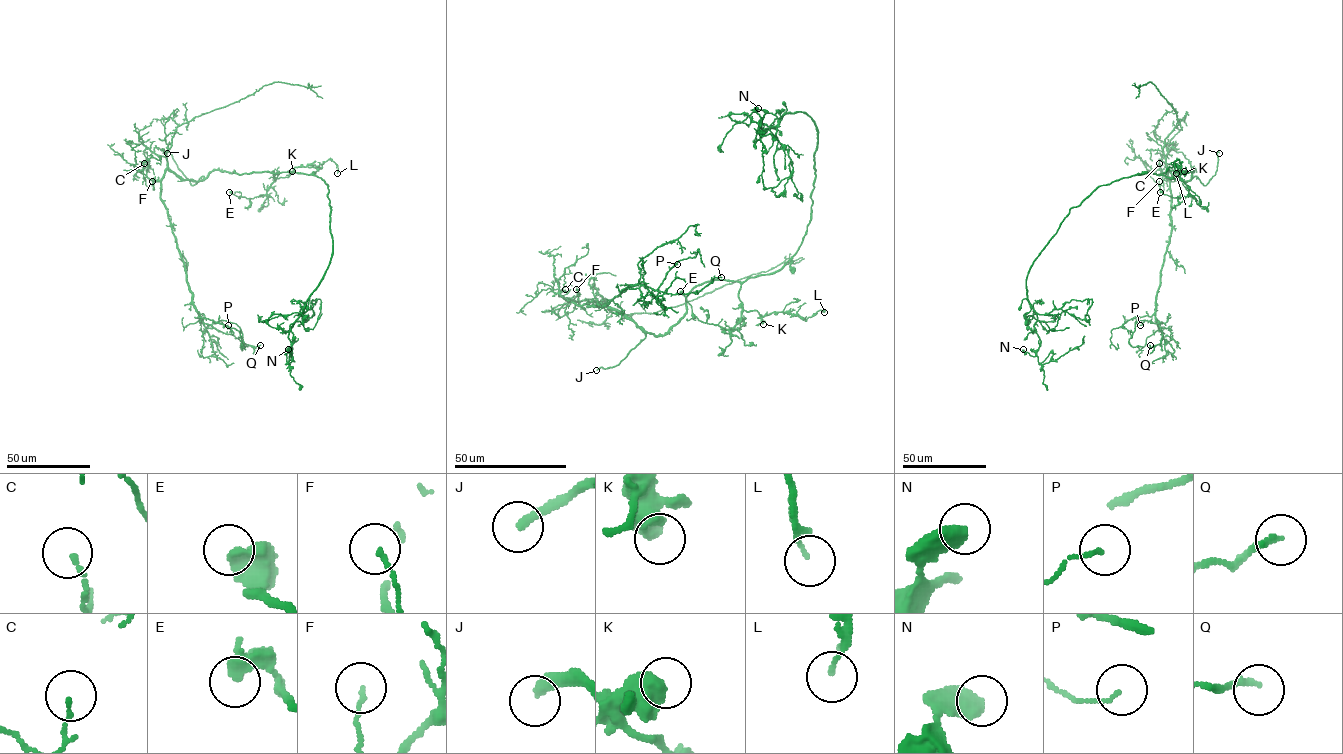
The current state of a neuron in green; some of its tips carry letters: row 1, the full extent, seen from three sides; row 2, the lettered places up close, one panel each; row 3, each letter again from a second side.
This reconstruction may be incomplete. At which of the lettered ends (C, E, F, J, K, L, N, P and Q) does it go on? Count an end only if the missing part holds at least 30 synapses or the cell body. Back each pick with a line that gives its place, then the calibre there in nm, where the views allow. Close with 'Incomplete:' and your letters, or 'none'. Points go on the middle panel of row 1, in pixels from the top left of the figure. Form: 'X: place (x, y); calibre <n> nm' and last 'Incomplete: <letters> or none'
J: place (596, 370); calibre 300 nm
Incomplete: J

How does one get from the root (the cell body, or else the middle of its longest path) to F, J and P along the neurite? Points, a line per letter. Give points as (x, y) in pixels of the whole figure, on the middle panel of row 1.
F: (720, 280), (697, 285), (686, 297), (686, 313), (657, 335), (604, 304), (589, 301), (581, 305), (576, 289)
J: (720, 280), (697, 285), (686, 297), (686, 313), (664, 334), (646, 333), (618, 365), (596, 370)
P: (720, 280), (697, 285), (664, 334), (595, 301), (587, 306), (630, 285), (656, 290), (677, 264)

